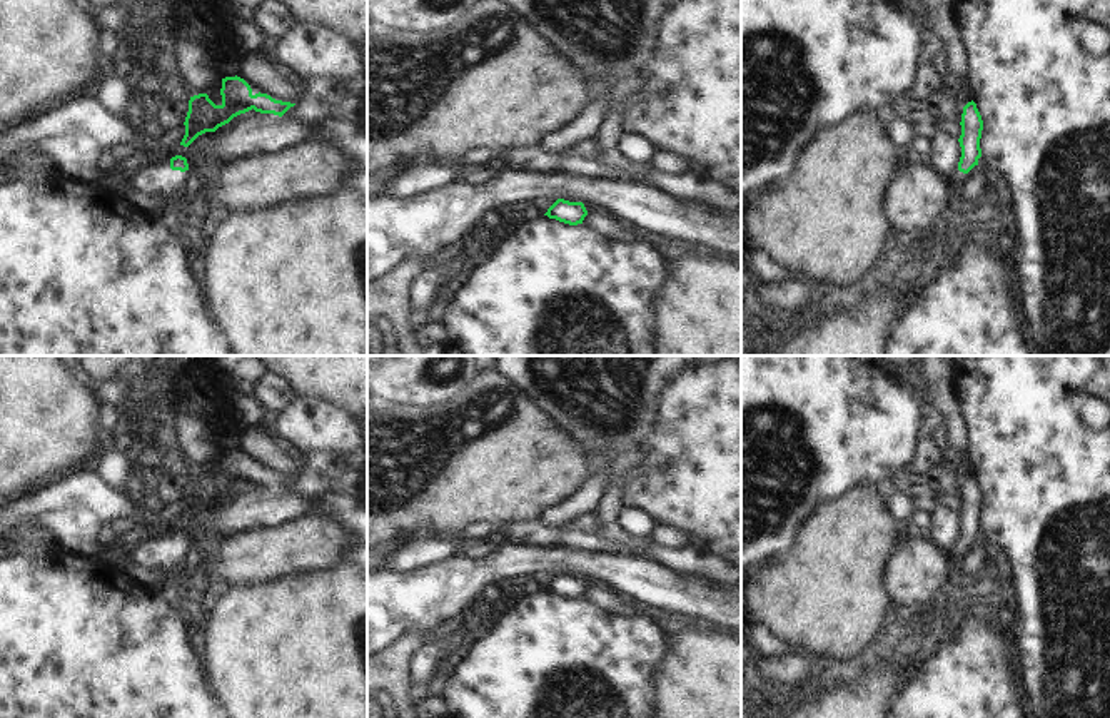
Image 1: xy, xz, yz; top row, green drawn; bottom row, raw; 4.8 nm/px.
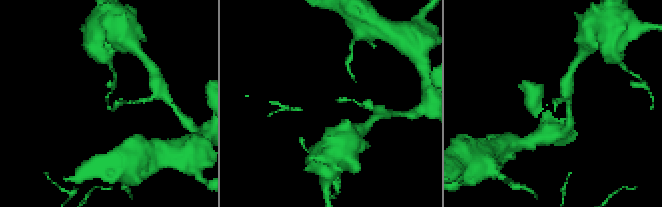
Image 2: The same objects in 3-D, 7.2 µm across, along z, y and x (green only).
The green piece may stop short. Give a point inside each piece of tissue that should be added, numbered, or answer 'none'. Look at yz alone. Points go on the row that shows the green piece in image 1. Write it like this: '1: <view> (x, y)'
1: yz (957, 179).

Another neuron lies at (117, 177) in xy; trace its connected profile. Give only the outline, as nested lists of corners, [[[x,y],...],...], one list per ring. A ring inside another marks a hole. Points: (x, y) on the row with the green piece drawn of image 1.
[[[179,125],[172,130],[160,134],[159,142],[152,152],[135,150],[130,157],[117,162],[108,172],[107,177],[100,182],[103,189],[120,192],[129,179],[142,167],[147,167],[159,160],[170,147],[180,144],[185,135],[185,125]]]

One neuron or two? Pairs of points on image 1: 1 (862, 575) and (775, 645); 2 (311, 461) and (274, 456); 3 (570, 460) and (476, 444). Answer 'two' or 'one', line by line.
1: two
2: two
3: one

